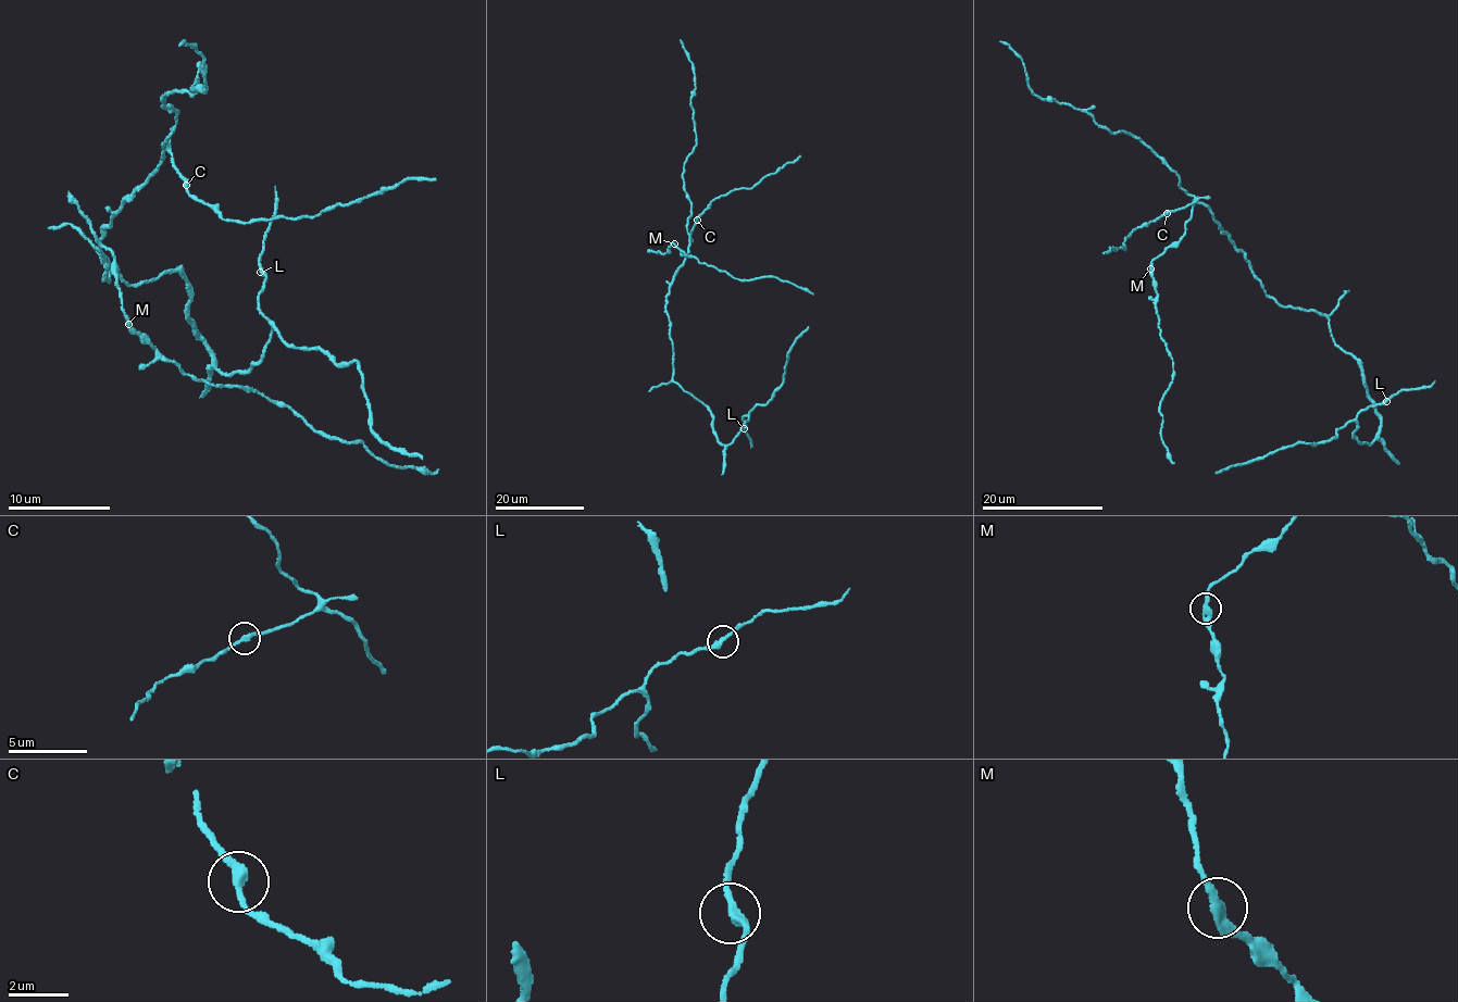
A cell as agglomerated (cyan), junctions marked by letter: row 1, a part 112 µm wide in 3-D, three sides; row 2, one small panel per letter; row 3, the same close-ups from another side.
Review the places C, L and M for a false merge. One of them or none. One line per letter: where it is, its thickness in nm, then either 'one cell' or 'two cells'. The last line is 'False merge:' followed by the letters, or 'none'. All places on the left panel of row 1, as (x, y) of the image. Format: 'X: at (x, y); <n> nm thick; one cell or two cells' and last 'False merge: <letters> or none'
C: at (186, 185); 280 nm thick; one cell
L: at (260, 272); 280 nm thick; one cell
M: at (128, 324); 280 nm thick; one cell
False merge: none

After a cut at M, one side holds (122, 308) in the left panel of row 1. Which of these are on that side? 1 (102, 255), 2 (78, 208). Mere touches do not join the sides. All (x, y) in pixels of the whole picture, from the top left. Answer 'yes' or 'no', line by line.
1: no
2: yes

